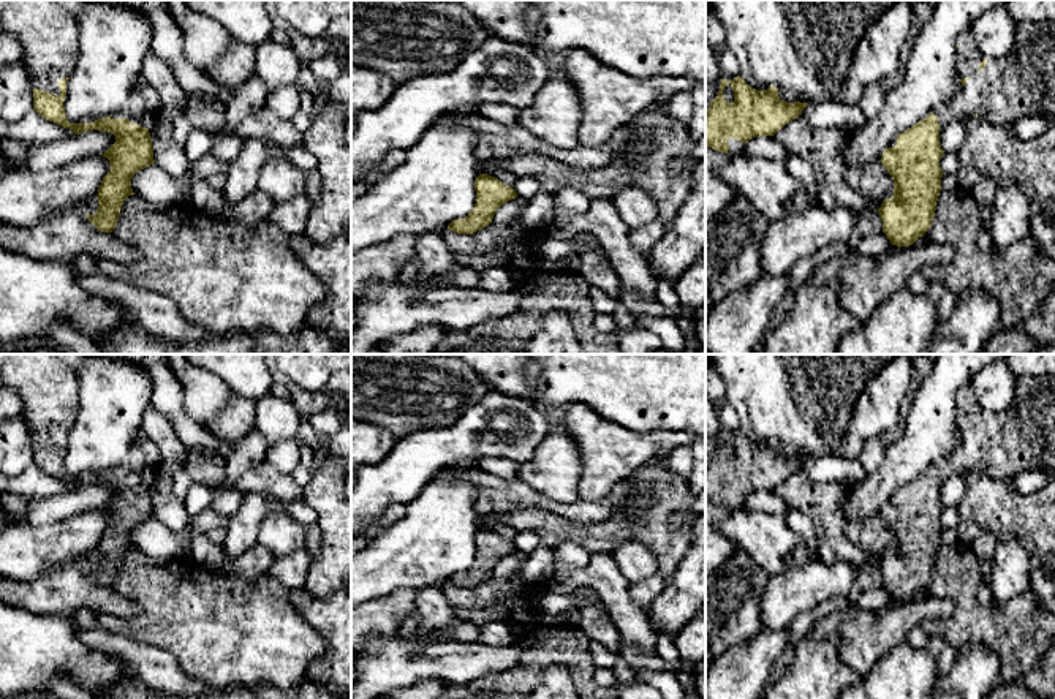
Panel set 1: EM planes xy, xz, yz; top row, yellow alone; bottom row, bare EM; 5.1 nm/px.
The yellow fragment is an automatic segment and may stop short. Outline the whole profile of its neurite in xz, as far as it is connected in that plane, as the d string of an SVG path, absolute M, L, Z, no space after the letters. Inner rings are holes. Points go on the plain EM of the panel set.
M479 528L475 535L476 558L465 572L457 572L448 579L448 584L457 588L473 588L492 577L495 566L511 554L517 552L512 541L501 535Z

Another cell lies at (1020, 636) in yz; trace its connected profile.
M941 544L932 580L916 596L951 598L955 609L949 618L925 620L922 626L928 636L940 636L955 650L973 642L987 645L1000 656L1000 680L1003 683L1015 682L1044 658L1055 640L1055 615L1039 606L1039 599L1031 590L1009 601L1003 614L990 606L985 607L977 601L981 580L979 561L968 544Z

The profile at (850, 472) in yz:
M840 455L808 459L802 470L815 481L837 481L851 489L868 476L859 459L843 459Z

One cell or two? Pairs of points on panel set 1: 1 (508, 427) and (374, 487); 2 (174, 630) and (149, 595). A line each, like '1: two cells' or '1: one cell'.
1: one cell
2: one cell

